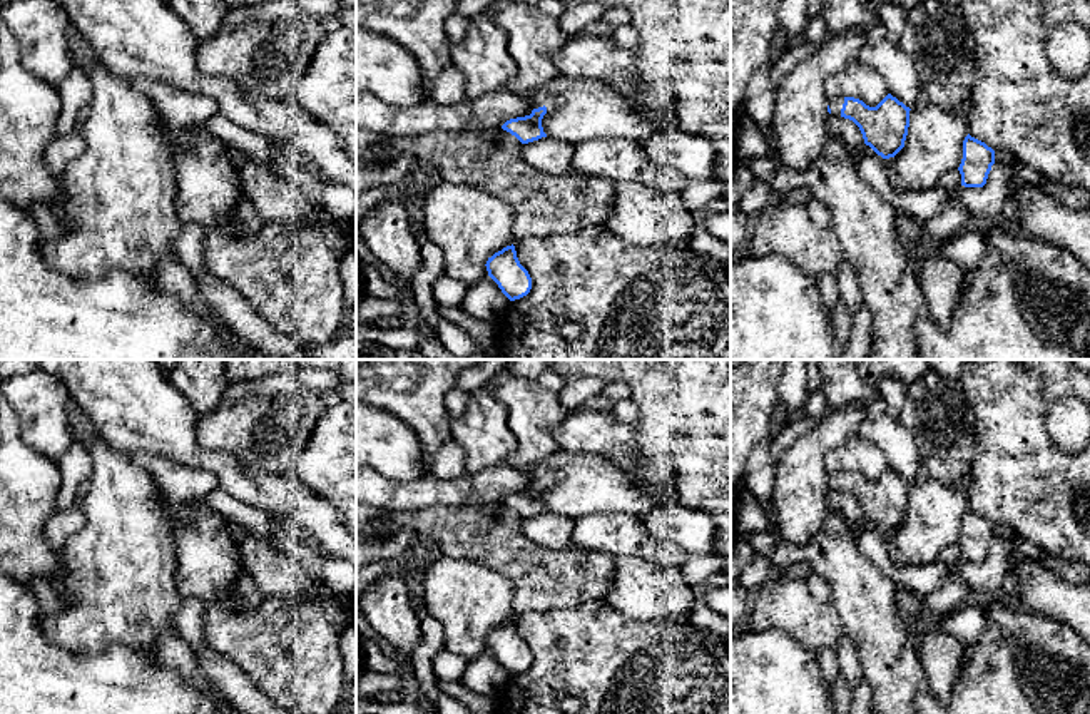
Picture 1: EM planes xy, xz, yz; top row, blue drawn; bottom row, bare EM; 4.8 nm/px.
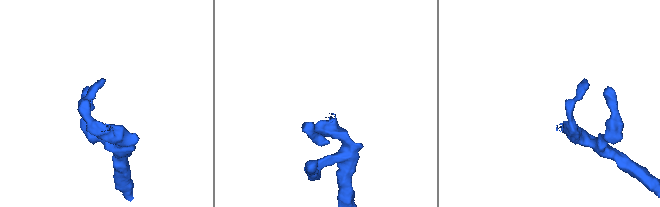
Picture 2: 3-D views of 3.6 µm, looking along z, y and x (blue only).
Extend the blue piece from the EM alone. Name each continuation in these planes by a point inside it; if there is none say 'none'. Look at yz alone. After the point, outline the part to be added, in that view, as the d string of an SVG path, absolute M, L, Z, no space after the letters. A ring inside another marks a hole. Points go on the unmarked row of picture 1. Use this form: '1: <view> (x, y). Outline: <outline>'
1: yz (835, 479). Outline: M836 472L836 473L828 475L831 488L836 490L836 492L841 492L843 478L844 478L844 472Z

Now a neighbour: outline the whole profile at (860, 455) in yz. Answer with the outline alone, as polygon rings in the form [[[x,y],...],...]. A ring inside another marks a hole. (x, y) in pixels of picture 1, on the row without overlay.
[[[856,433],[824,455],[824,468],[828,475],[854,472],[869,482],[876,482],[889,468],[889,462],[876,443]]]

